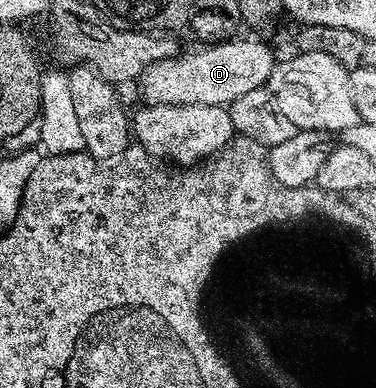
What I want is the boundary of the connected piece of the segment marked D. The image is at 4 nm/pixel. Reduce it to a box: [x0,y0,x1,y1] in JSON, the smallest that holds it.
[138,37,274,107]

